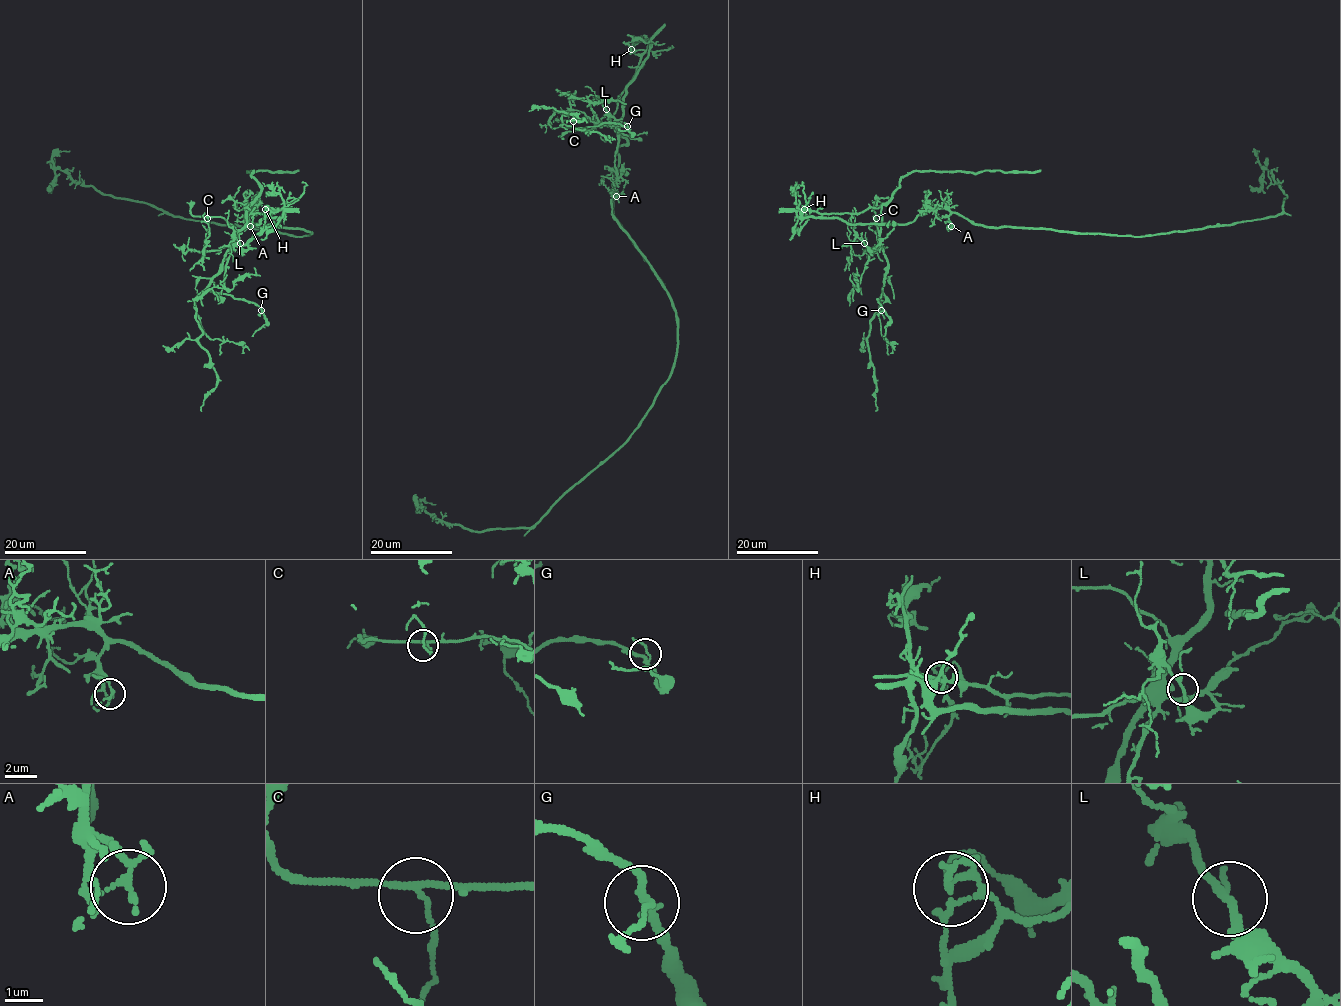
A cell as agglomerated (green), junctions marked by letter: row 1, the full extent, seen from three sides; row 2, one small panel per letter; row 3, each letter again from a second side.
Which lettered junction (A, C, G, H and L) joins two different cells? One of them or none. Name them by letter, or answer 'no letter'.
H

